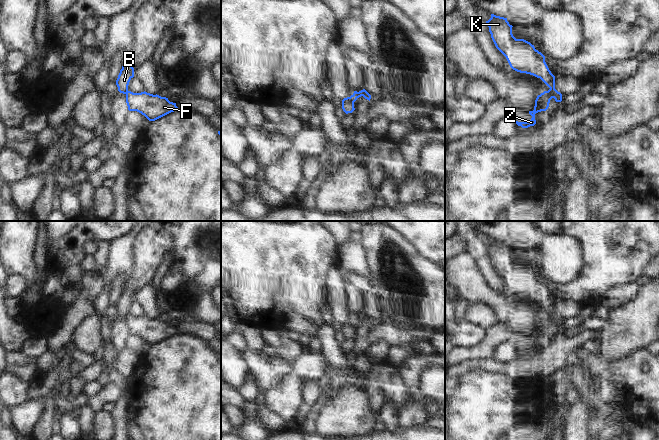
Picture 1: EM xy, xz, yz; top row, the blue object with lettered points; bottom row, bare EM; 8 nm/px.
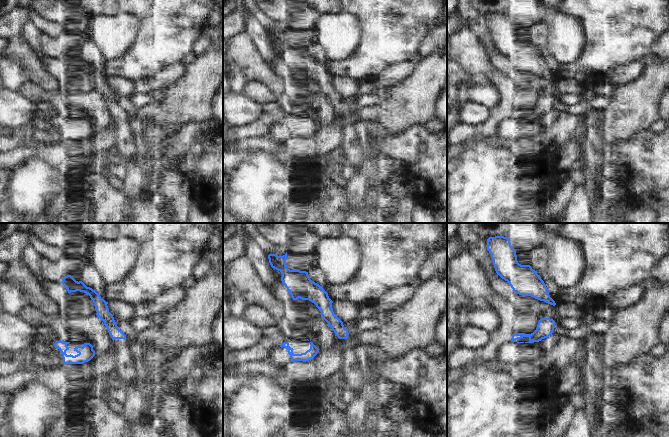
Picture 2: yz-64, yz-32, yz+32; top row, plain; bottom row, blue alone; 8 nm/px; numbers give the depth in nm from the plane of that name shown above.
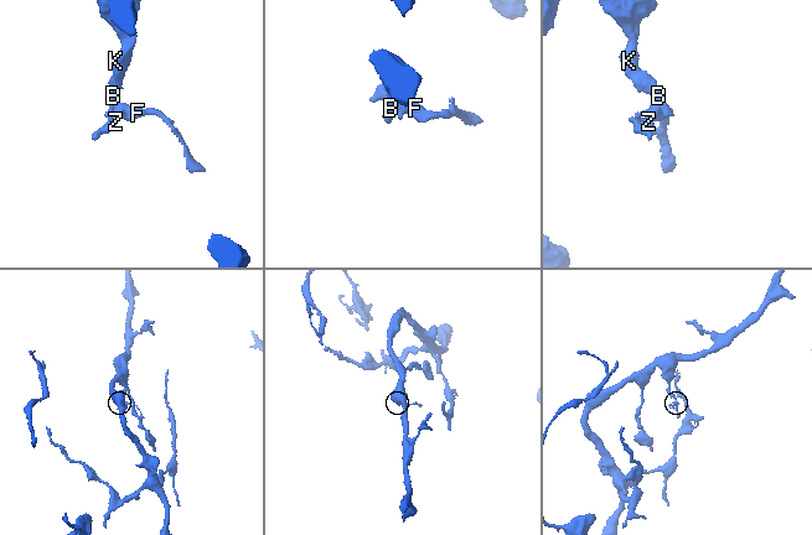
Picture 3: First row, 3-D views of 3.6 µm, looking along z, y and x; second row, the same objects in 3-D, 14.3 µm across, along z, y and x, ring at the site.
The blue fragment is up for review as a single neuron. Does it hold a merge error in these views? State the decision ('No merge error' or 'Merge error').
Merge error

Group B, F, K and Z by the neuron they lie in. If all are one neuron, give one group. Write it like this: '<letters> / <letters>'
B K / F Z

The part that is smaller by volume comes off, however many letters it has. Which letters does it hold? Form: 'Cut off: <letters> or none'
Cut off: F, Z

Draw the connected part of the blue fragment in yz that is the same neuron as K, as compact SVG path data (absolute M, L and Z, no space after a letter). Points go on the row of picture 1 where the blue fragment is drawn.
M491 14L491 18L486 21L491 38L496 48L506 57L510 67L520 73L526 73L540 78L550 89L548 92L556 102L562 101L562 94L555 89L555 76L549 70L545 56L535 49L534 45L524 39L516 39L512 34L512 25L507 18Z

